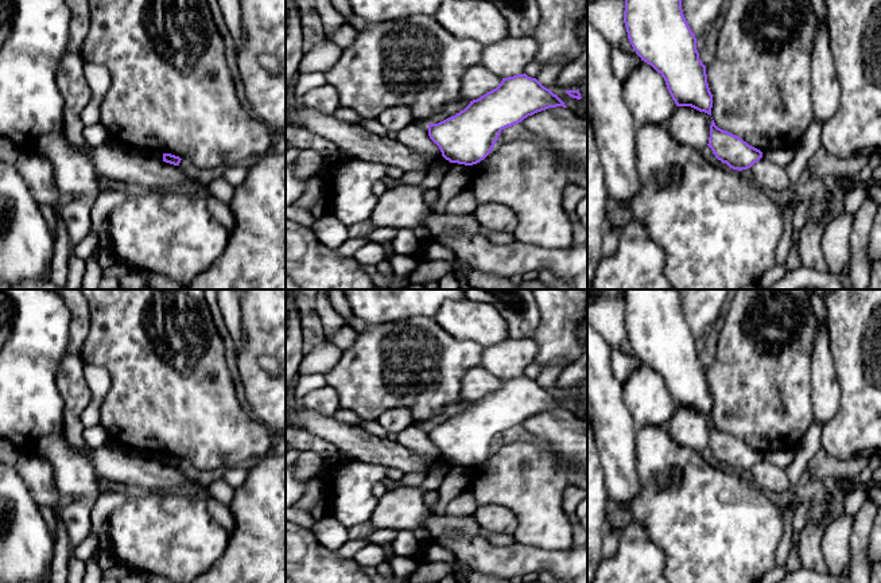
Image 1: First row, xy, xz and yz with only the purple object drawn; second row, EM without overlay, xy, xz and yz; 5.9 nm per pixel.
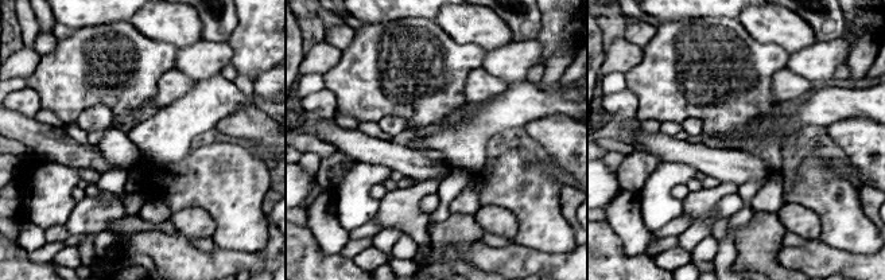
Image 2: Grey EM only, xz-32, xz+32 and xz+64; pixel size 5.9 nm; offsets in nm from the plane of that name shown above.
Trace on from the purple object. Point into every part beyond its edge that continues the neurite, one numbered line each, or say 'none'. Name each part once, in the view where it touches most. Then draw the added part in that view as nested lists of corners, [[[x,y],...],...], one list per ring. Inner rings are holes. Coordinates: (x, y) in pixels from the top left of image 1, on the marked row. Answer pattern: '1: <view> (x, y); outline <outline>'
none

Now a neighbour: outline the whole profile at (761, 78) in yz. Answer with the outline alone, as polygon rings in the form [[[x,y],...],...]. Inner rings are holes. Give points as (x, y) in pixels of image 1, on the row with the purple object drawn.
[[[731,0],[723,26],[718,35],[717,54],[714,62],[706,67],[707,83],[713,94],[711,117],[715,125],[727,131],[762,153],[768,149],[793,149],[804,137],[814,120],[812,108],[812,50],[819,20],[810,0]]]

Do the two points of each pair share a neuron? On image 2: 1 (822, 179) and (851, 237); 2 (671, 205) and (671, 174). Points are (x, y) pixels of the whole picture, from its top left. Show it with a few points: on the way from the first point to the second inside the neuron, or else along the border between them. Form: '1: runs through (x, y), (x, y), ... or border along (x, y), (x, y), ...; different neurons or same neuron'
1: runs through (829, 194), (835, 201), (843, 222); same neuron
2: runs through (666, 197), (666, 182); same neuron

